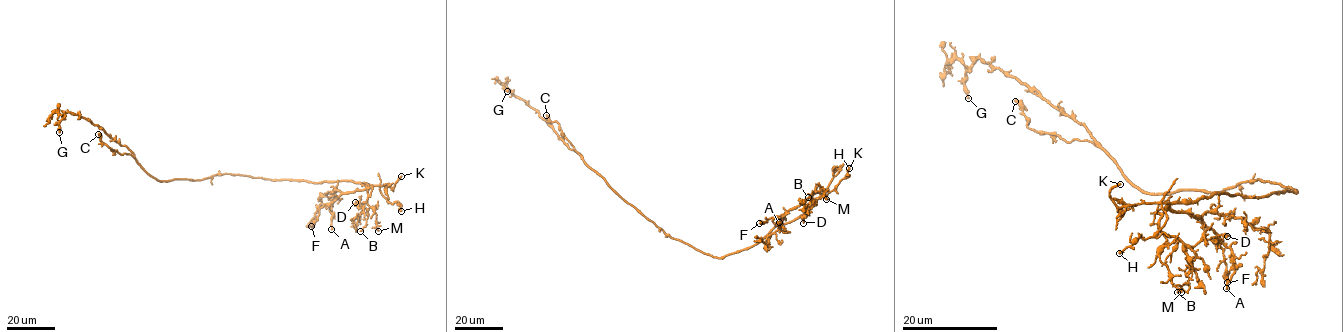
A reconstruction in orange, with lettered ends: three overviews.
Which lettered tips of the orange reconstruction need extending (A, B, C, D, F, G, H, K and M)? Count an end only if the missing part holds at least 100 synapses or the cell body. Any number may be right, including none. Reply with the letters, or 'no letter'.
K

